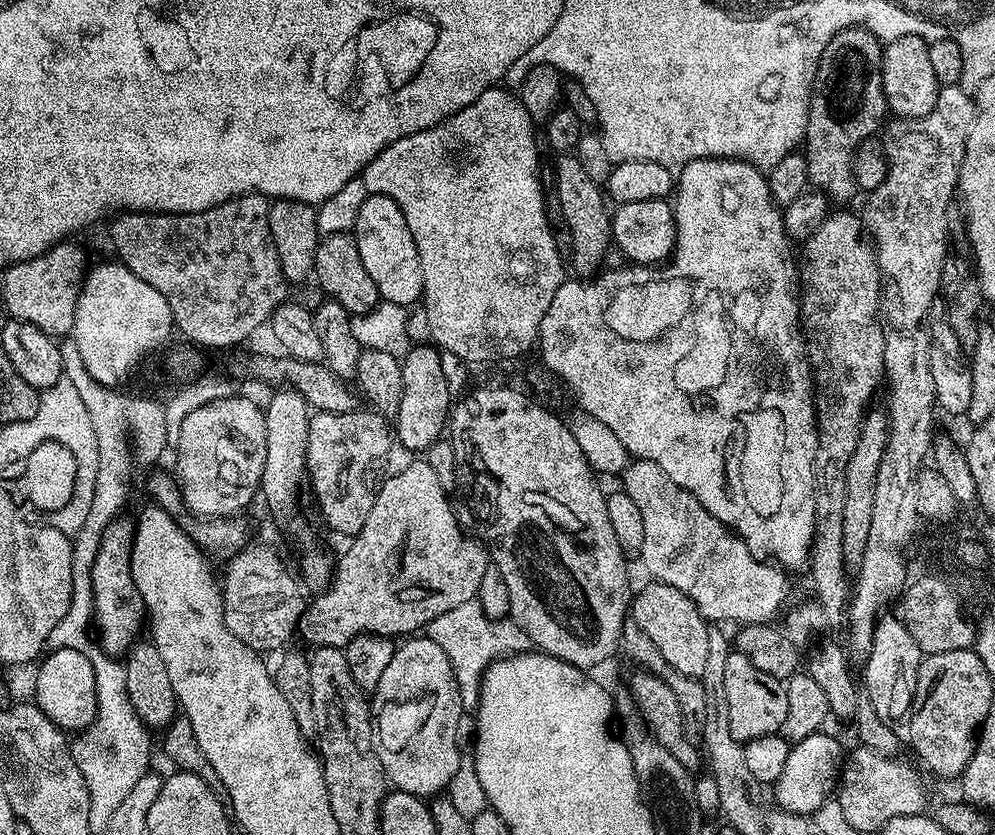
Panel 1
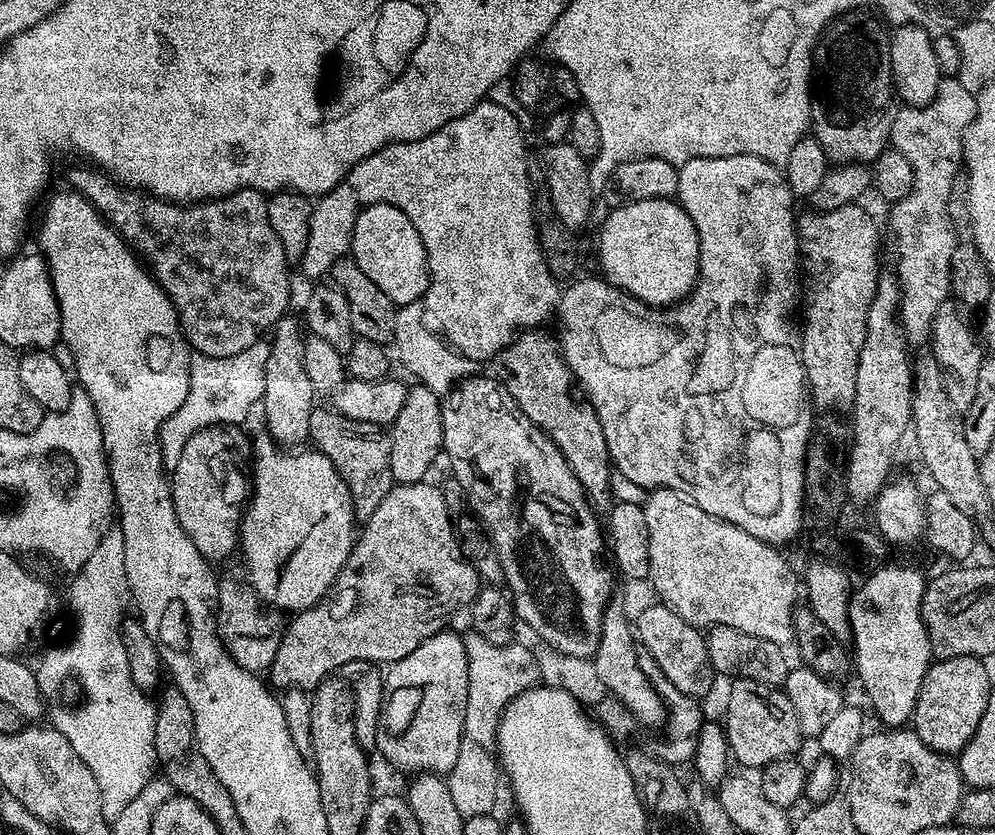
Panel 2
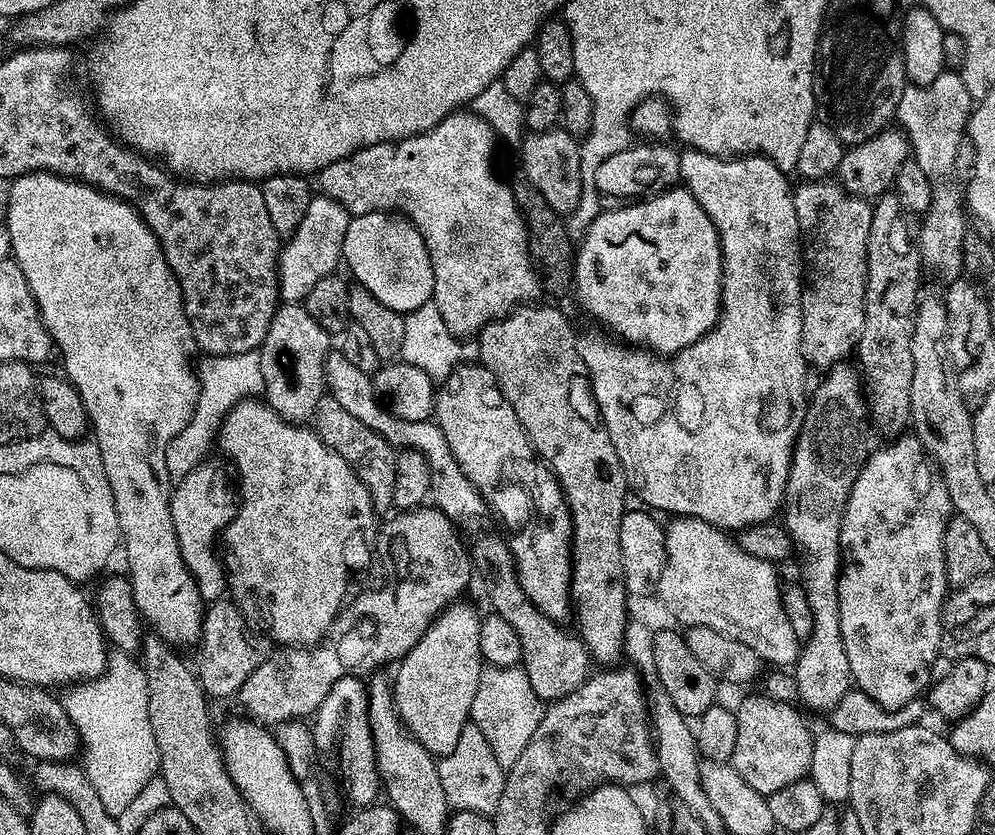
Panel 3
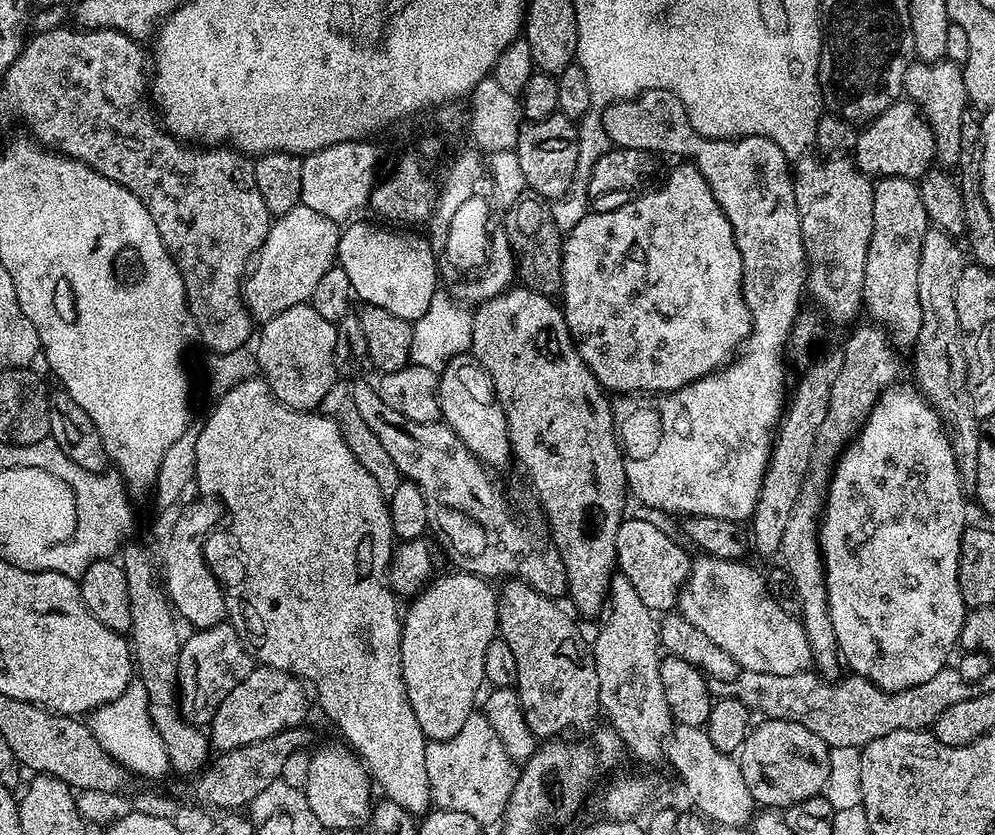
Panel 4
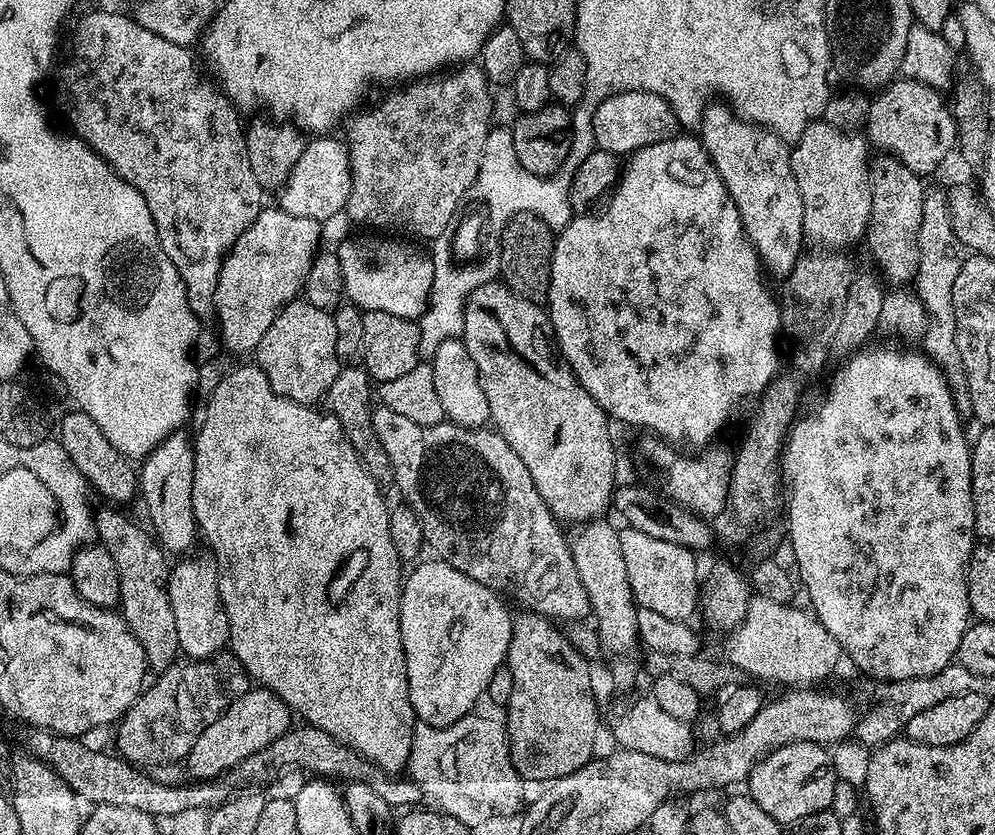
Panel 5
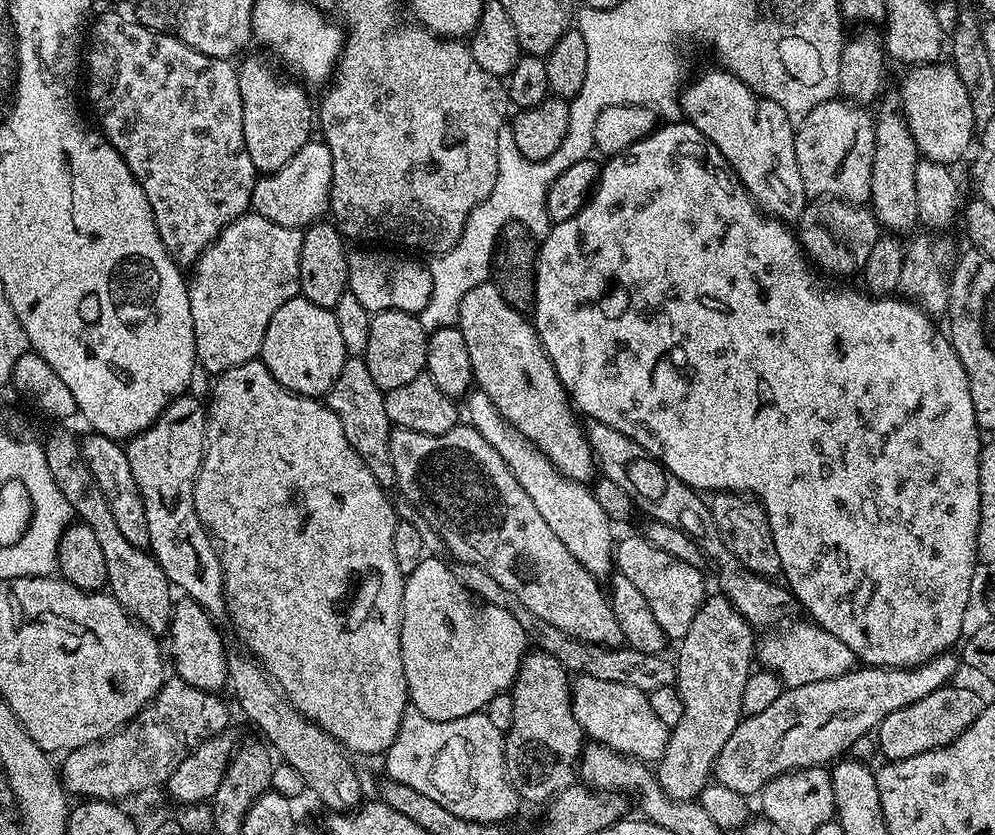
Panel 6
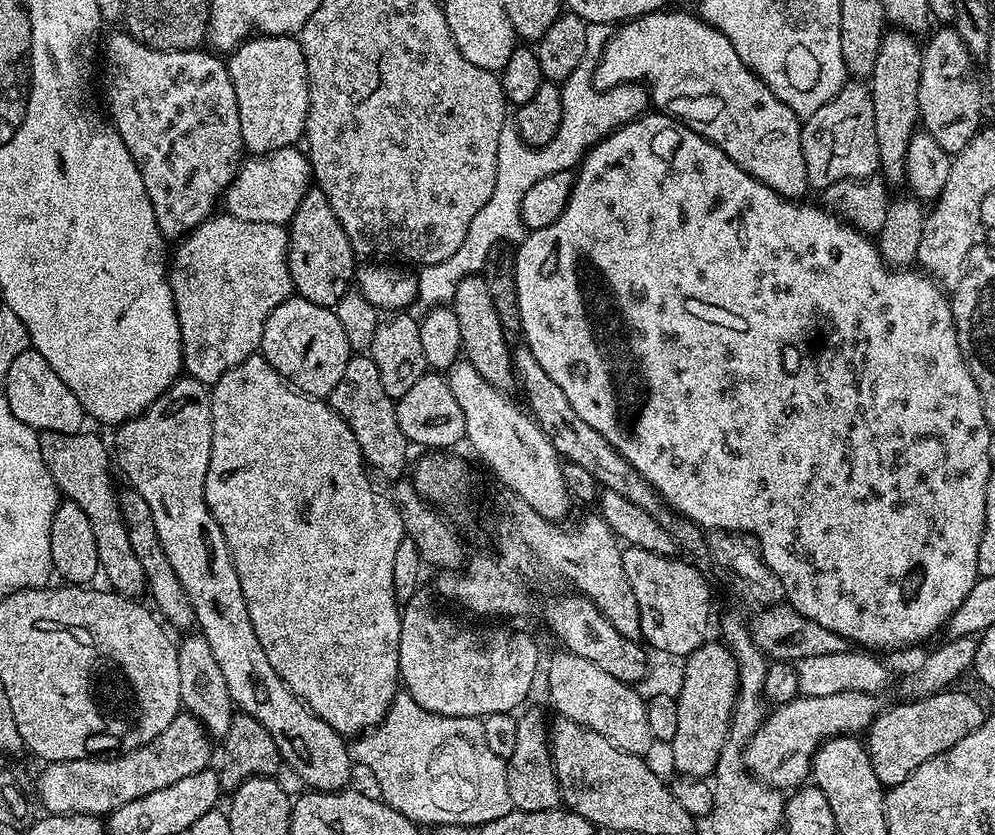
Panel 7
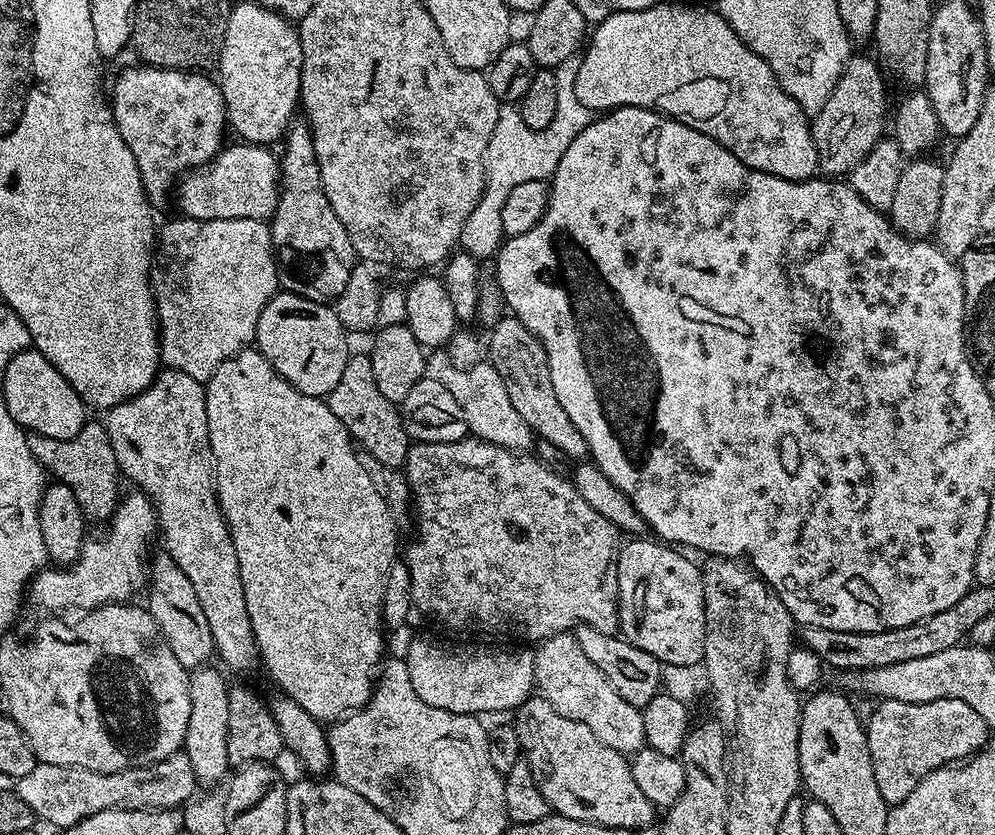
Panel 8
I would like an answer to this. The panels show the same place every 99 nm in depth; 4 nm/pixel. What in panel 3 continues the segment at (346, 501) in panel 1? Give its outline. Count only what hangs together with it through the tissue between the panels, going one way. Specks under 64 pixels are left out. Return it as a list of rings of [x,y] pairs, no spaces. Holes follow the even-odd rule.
[[[327,394],[318,402],[311,423],[318,438],[322,438],[322,442],[326,442],[326,446],[330,446],[334,454],[342,457],[354,470],[356,477],[364,483],[377,513],[384,514],[387,508],[391,509],[394,498],[394,466],[397,449],[393,448],[390,442],[386,442],[386,438],[374,434],[370,426],[358,422],[354,414],[349,414],[334,397]]]

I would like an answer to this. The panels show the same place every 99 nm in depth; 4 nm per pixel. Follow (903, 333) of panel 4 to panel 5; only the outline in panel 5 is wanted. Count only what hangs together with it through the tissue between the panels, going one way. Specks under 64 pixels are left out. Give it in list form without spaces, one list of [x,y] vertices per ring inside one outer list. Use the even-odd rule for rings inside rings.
[[[880,154],[871,161],[870,171],[872,174],[872,197],[870,198],[870,222],[866,233],[866,245],[872,251],[872,256],[876,259],[875,267],[879,275],[883,277],[889,285],[908,286],[916,279],[918,270],[918,226],[922,226],[922,202],[926,184],[923,184],[921,173],[910,170],[898,158],[887,154]]]

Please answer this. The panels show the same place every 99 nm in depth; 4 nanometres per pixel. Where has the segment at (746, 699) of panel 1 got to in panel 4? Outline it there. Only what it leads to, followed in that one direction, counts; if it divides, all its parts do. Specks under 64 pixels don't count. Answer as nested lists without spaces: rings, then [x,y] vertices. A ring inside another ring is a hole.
[[[761,719],[740,747],[738,763],[757,805],[777,810],[821,795],[830,776],[828,744],[814,730],[806,730],[806,726],[789,720]]]

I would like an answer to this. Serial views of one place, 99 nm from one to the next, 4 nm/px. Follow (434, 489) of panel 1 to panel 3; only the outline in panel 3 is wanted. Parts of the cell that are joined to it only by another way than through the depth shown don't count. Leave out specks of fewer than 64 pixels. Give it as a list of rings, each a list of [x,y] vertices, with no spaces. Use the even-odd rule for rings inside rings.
[[[421,506],[418,508],[410,508],[407,510],[400,510],[395,513],[397,516],[393,520],[388,520],[379,525],[378,531],[374,536],[374,552],[378,557],[378,564],[380,560],[380,568],[385,572],[388,577],[384,580],[384,585],[381,586],[377,592],[364,592],[361,596],[353,595],[347,601],[345,607],[340,609],[339,614],[336,616],[334,623],[328,627],[328,634],[315,646],[288,646],[283,650],[276,650],[276,652],[269,655],[264,659],[259,666],[250,674],[250,678],[246,678],[246,682],[242,682],[238,693],[238,701],[245,708],[247,715],[251,717],[255,723],[261,726],[275,726],[284,724],[287,720],[304,720],[311,717],[316,709],[320,707],[322,698],[326,698],[326,694],[330,694],[330,686],[334,681],[340,677],[345,670],[351,670],[356,674],[375,673],[380,670],[383,664],[395,665],[397,662],[403,660],[405,654],[410,651],[417,642],[422,638],[422,634],[426,634],[426,630],[431,626],[433,620],[444,611],[445,608],[450,607],[452,604],[457,603],[461,599],[460,596],[468,588],[468,583],[471,582],[472,576],[474,578],[474,567],[469,557],[469,549],[466,547],[465,541],[460,541],[457,525],[453,524],[452,519],[446,514],[442,514],[440,509],[435,506]]]

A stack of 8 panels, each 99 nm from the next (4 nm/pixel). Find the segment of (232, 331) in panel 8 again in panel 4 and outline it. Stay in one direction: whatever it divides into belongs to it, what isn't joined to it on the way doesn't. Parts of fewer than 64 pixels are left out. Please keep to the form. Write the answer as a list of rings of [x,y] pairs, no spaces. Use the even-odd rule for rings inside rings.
[[[301,203],[294,210],[273,219],[272,228],[266,234],[242,285],[244,304],[253,321],[269,320],[282,314],[282,310],[290,310],[290,306],[311,301],[314,286],[318,286],[322,274],[337,263],[341,231],[337,221]]]

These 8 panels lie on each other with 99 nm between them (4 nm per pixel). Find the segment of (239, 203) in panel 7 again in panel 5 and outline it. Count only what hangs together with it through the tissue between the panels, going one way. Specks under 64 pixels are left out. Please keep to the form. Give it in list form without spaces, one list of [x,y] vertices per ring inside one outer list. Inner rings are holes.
[[[320,134],[305,143],[302,158],[298,158],[290,178],[278,192],[278,206],[286,214],[327,222],[331,216],[339,212],[341,215],[347,209],[352,186],[348,145],[343,139],[335,140],[334,137],[332,134]]]

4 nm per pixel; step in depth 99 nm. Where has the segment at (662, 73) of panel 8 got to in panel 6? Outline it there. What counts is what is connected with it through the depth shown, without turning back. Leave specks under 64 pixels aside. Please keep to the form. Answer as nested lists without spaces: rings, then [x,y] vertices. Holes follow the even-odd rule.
[[[715,66],[704,72],[692,85],[683,89],[679,99],[683,115],[687,123],[693,124],[726,158],[726,162],[736,172],[742,186],[760,205],[767,215],[785,222],[799,220],[806,203],[806,193],[802,186],[802,174],[798,174],[798,158],[794,154],[794,124],[778,106],[778,102],[770,102],[764,96],[751,92],[733,72]]]

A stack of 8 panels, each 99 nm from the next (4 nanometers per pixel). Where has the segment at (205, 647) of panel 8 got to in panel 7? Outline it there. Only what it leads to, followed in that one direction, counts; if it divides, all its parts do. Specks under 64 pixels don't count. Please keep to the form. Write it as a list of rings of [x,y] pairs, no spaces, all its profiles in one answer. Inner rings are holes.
[[[131,490],[121,491],[119,497],[126,535],[130,538],[130,546],[138,557],[138,563],[142,565],[142,574],[146,574],[146,592],[149,597],[152,595],[151,603],[155,611],[173,629],[191,629],[196,623],[196,615],[182,590],[182,582],[178,582],[178,574],[174,574],[174,566],[170,566],[166,559],[166,550],[162,550],[162,542],[158,542],[158,529],[154,526],[154,513],[150,510],[150,505],[146,503],[146,498],[142,498],[142,494]]]

